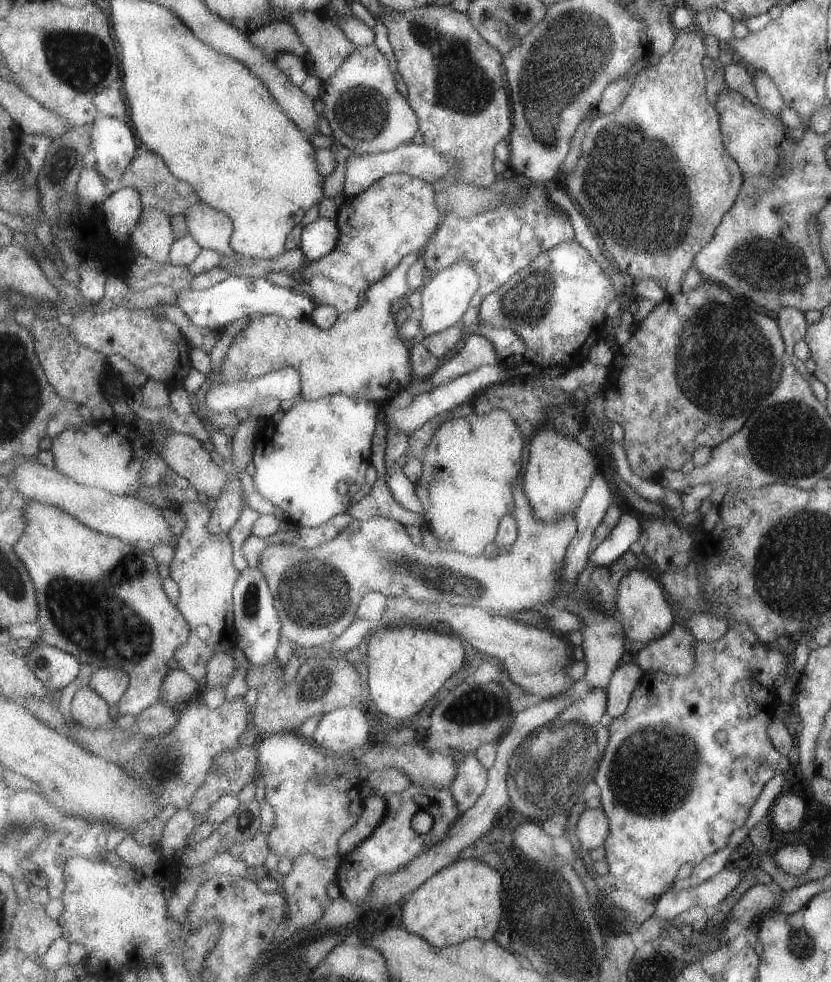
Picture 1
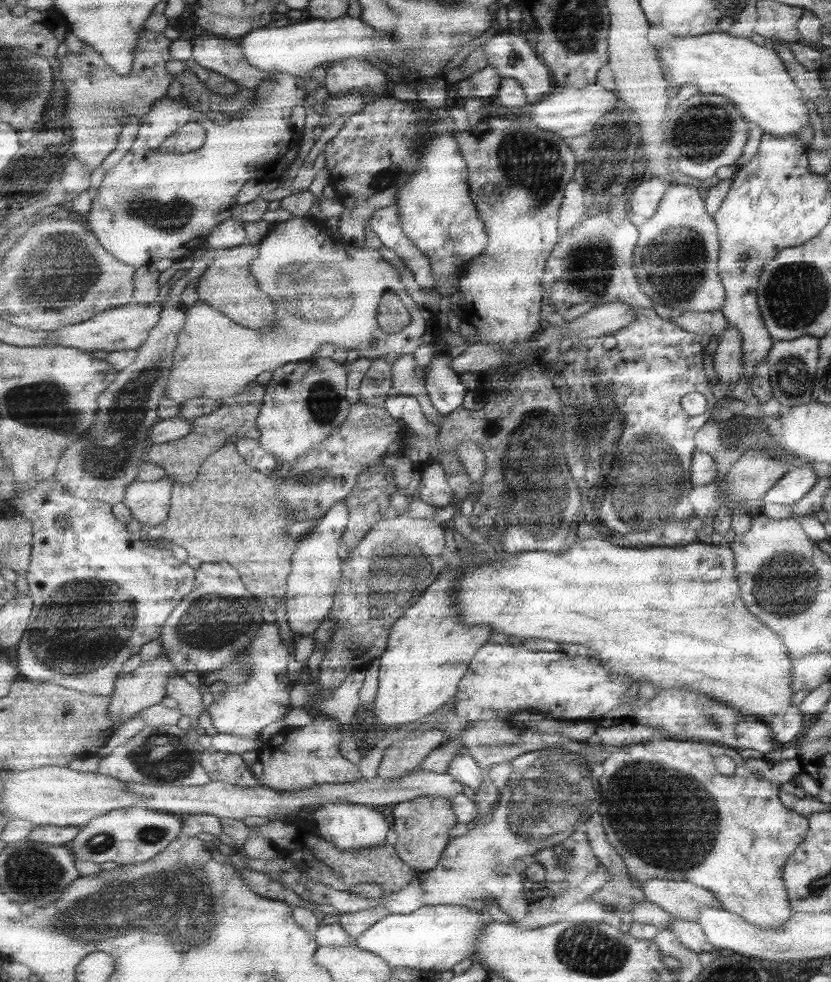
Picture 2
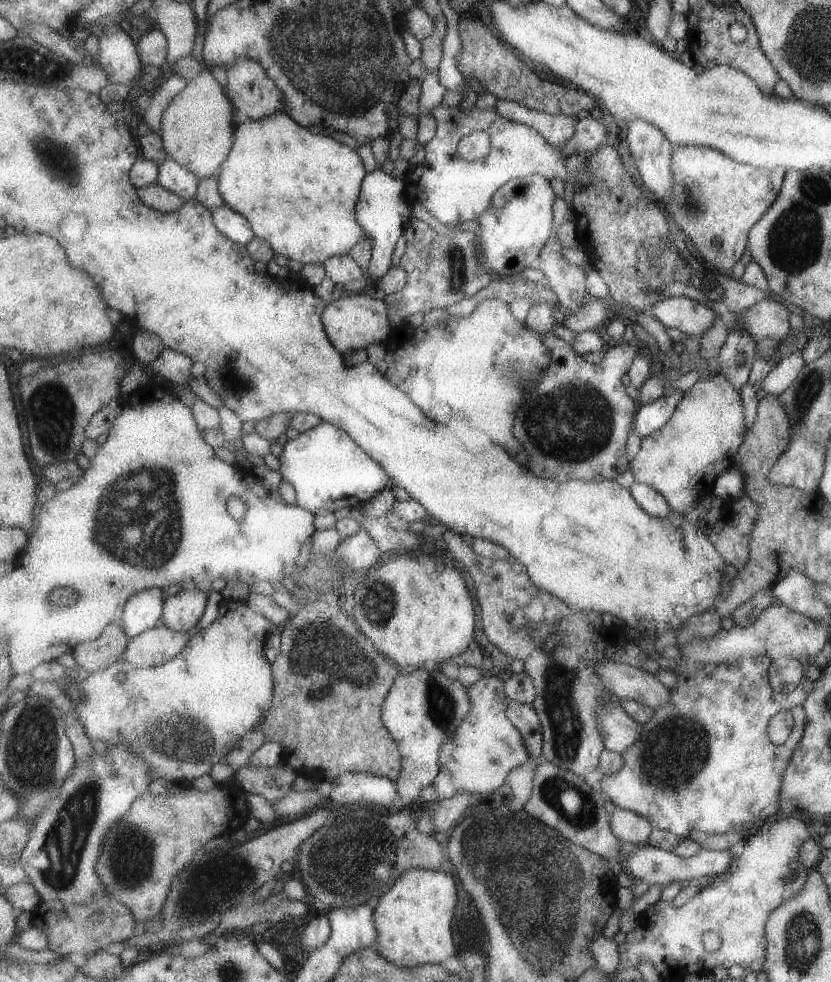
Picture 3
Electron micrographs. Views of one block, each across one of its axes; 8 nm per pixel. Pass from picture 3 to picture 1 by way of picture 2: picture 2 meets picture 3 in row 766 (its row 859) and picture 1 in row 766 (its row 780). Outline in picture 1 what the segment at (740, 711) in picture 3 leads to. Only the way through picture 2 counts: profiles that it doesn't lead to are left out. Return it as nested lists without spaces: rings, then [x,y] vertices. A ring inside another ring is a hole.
[[[729,620],[729,632],[717,640],[717,642],[697,642],[695,644],[695,658],[697,658],[697,664],[693,668],[693,672],[689,672],[689,676],[671,676],[671,674],[665,674],[665,672],[647,672],[643,678],[641,678],[641,684],[637,686],[637,690],[633,692],[633,698],[631,698],[631,704],[627,708],[627,712],[619,718],[613,720],[613,724],[609,726],[611,730],[611,742],[607,742],[607,754],[601,762],[601,766],[597,768],[597,776],[595,776],[595,782],[597,786],[601,788],[601,800],[603,800],[603,810],[611,822],[611,834],[607,838],[607,846],[605,846],[605,852],[607,852],[607,866],[609,866],[609,874],[611,878],[615,880],[615,888],[617,890],[625,890],[625,892],[631,892],[635,894],[639,900],[645,900],[645,902],[655,902],[659,900],[663,894],[667,894],[675,882],[679,880],[679,870],[693,862],[695,866],[699,866],[705,858],[721,852],[723,848],[727,848],[729,844],[729,838],[731,834],[735,832],[735,828],[741,828],[743,822],[747,820],[747,812],[749,808],[753,806],[755,798],[759,796],[759,792],[763,790],[765,782],[775,774],[775,772],[781,772],[787,774],[789,770],[789,758],[779,754],[767,734],[765,734],[765,726],[771,718],[777,716],[779,712],[779,698],[777,698],[777,690],[773,690],[771,682],[773,678],[769,676],[779,676],[785,672],[787,668],[787,662],[785,662],[785,656],[777,650],[769,650],[765,648],[763,644],[759,644],[759,638],[755,636],[755,632],[745,626],[745,624],[739,624],[735,620]],[[717,732],[727,732],[727,742],[725,744],[719,744],[715,738],[717,738]]]

